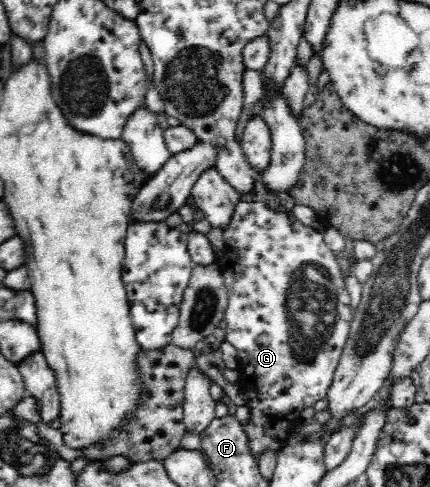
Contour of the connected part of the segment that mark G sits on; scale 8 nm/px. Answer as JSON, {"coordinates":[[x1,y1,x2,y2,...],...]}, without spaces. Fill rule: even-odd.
{"coordinates":[[240,201,230,226,224,230,224,242,223,255,228,257,230,268,221,272,227,288,228,304,219,327,226,331,225,341,237,350,240,381,247,402,251,405,248,409,250,418,242,423,242,429,248,437,250,453,260,464,260,457,266,451,272,451,277,456,277,452,286,445,297,445,315,437,314,434,300,433,293,424,301,422,301,411,327,398,349,338,352,320,350,295,346,291,337,256,324,243,321,230,304,226,291,211,276,212,262,202],[262,416,267,417,268,423,260,424]]}

